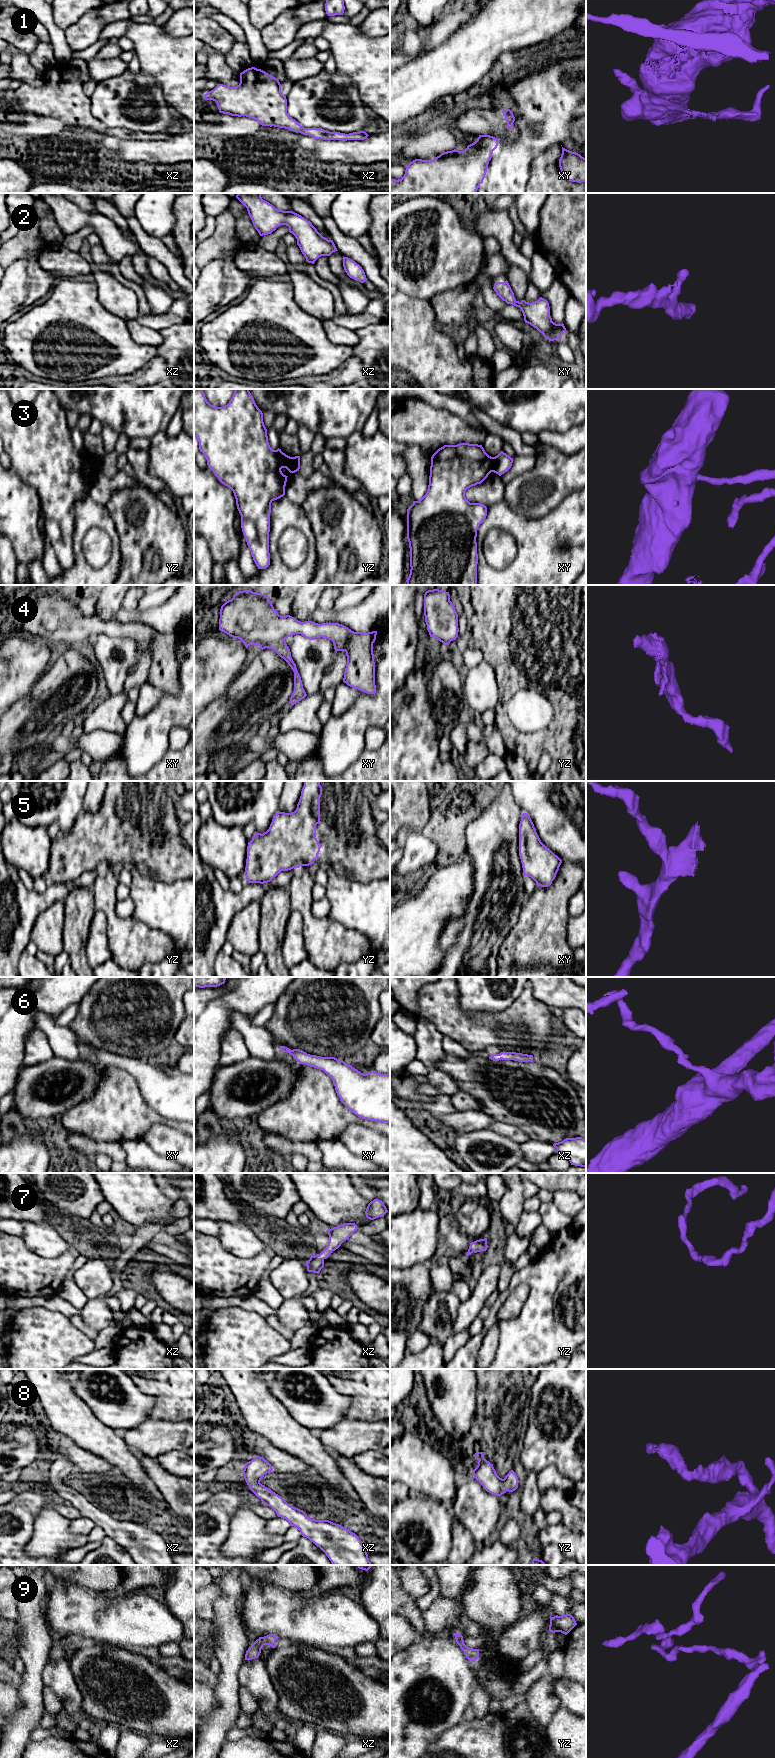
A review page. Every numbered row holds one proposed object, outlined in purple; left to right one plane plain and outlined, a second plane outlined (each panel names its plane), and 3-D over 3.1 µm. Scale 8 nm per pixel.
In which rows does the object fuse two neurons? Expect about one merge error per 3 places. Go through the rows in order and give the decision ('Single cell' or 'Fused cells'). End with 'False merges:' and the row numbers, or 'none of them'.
1: Fused cells
2: Single cell
3: Fused cells
4: Single cell
5: Single cell
6: Single cell
7: Single cell
8: Single cell
9: Single cell
False merges: 1, 3

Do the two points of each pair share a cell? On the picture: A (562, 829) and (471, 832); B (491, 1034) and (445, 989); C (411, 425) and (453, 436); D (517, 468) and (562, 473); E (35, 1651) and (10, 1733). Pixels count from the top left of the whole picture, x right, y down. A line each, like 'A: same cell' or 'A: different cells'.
A: different cells
B: same cell
C: same cell
D: different cells
E: same cell

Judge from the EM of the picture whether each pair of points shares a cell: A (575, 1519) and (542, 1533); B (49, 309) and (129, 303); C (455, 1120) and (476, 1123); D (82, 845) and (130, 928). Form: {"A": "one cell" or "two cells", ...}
{"A": "two cells", "B": "two cells", "C": "one cell", "D": "two cells"}

